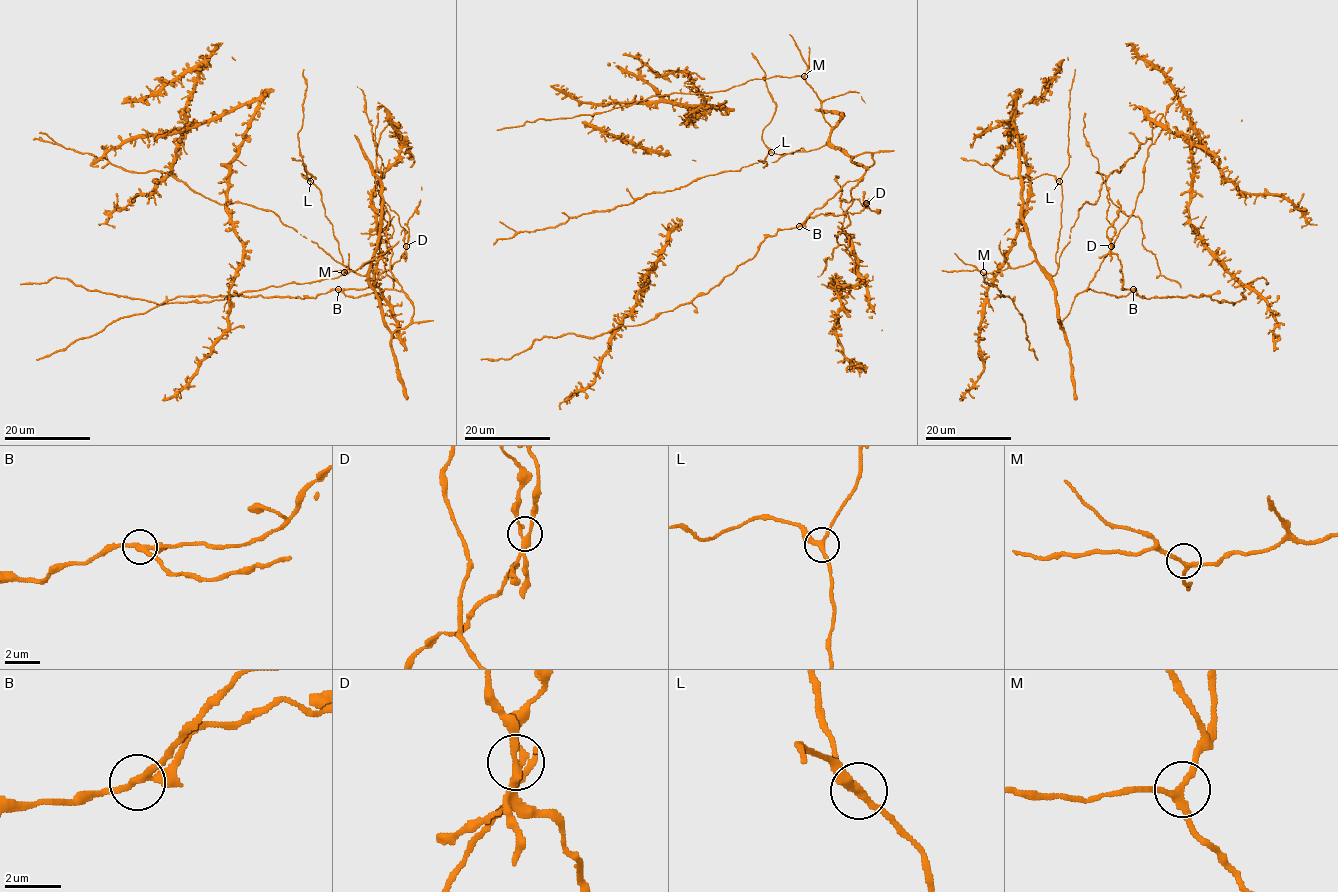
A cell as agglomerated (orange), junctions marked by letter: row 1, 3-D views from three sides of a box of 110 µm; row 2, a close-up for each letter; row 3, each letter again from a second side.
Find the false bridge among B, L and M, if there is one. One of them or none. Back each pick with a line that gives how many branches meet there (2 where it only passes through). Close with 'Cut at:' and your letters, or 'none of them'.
B: 3
Cut at: B

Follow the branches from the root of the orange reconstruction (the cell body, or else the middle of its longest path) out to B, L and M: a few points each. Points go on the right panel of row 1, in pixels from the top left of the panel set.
B: (993, 284), (988, 298), (1001, 294), (985, 273), (1036, 262), (1064, 331), (1079, 293), (1133, 290)
L: (993, 284), (988, 298), (1001, 294), (983, 281), (985, 273), (1033, 262), (1052, 275), (1057, 271), (1059, 180)
M: (993, 284), (987, 291), (988, 298), (1001, 294), (983, 281), (983, 272)

